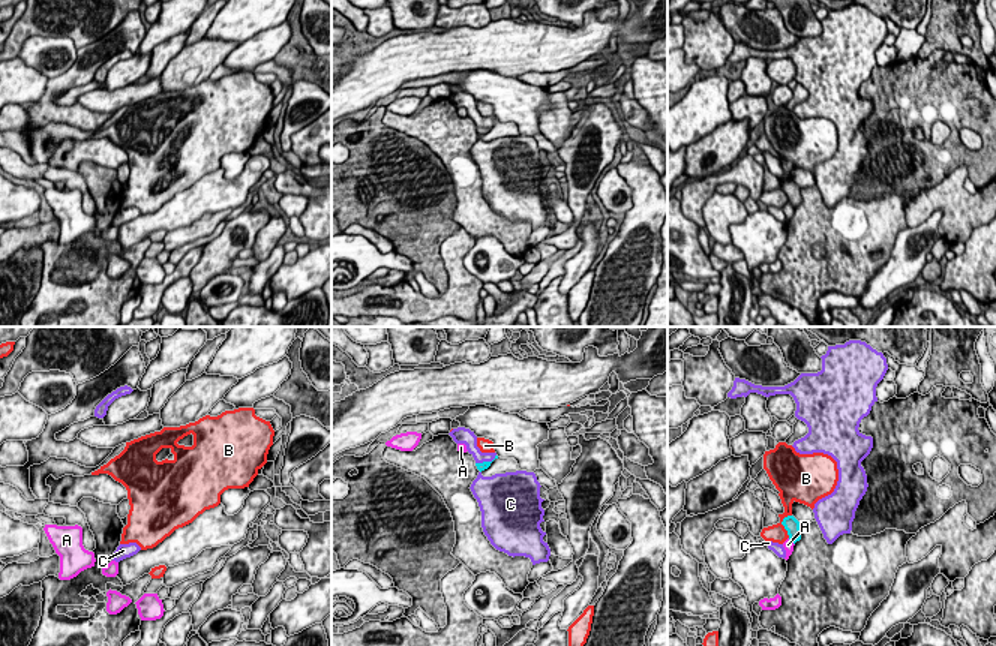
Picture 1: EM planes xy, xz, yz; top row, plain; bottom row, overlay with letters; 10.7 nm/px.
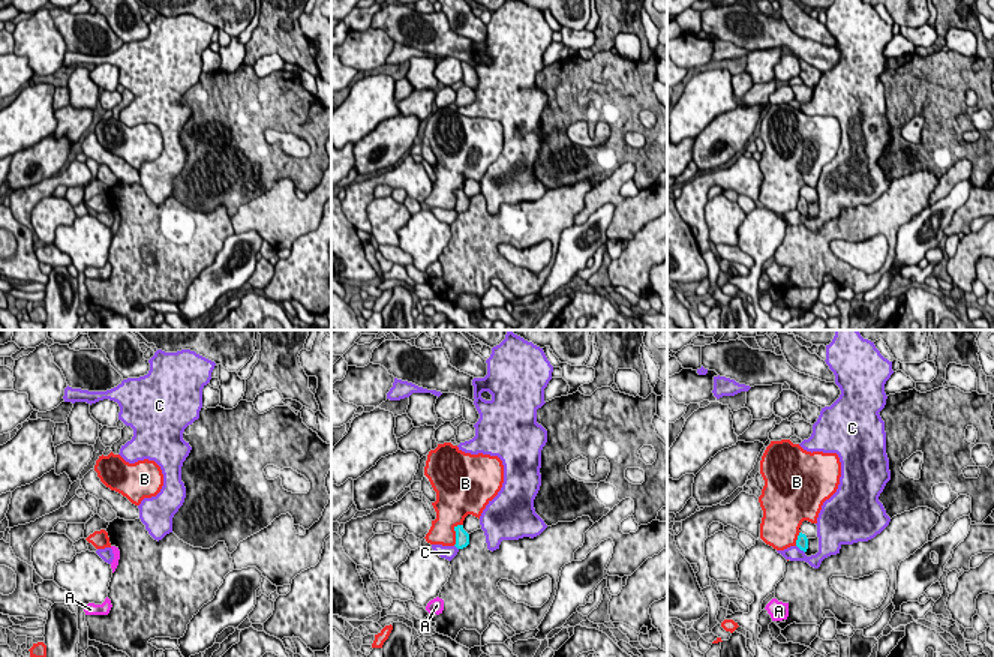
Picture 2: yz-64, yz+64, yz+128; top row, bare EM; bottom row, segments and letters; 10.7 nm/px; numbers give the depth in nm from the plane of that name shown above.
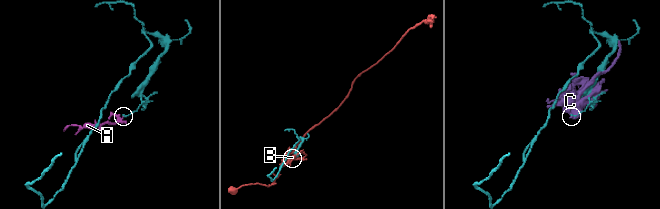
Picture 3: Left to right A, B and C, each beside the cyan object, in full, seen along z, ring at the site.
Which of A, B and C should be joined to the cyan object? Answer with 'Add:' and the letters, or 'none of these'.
Add: none of these

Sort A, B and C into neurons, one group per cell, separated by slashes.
A / B / C

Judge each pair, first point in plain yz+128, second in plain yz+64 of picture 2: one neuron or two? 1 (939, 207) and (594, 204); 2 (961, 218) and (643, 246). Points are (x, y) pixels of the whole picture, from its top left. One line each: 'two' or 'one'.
1: two
2: two

